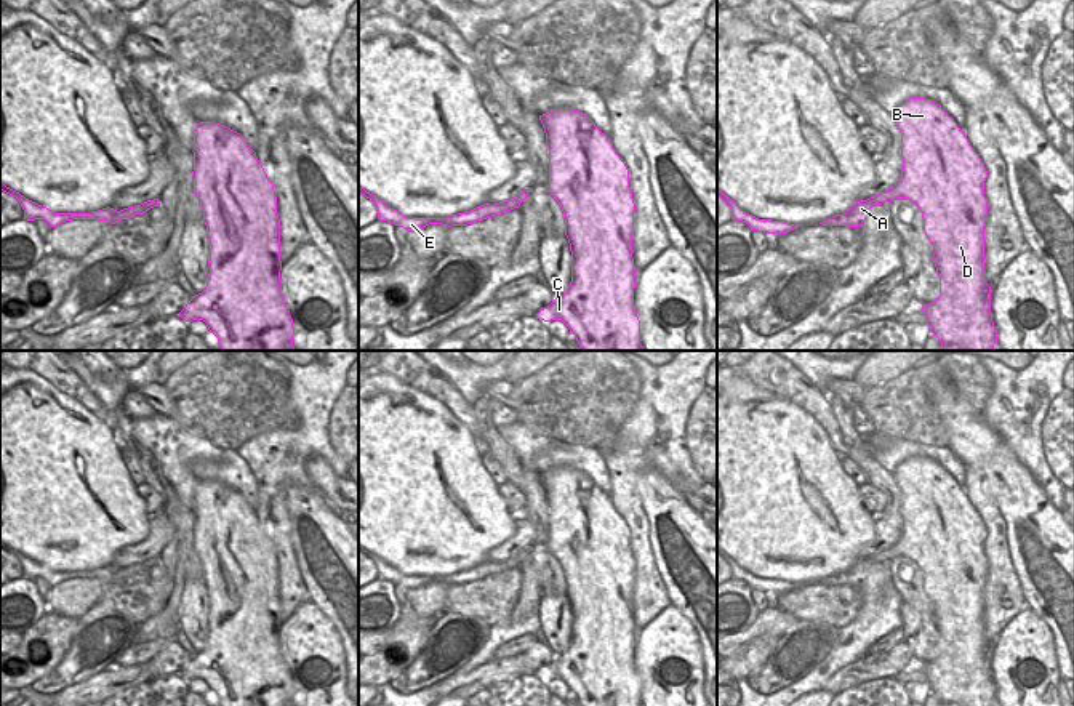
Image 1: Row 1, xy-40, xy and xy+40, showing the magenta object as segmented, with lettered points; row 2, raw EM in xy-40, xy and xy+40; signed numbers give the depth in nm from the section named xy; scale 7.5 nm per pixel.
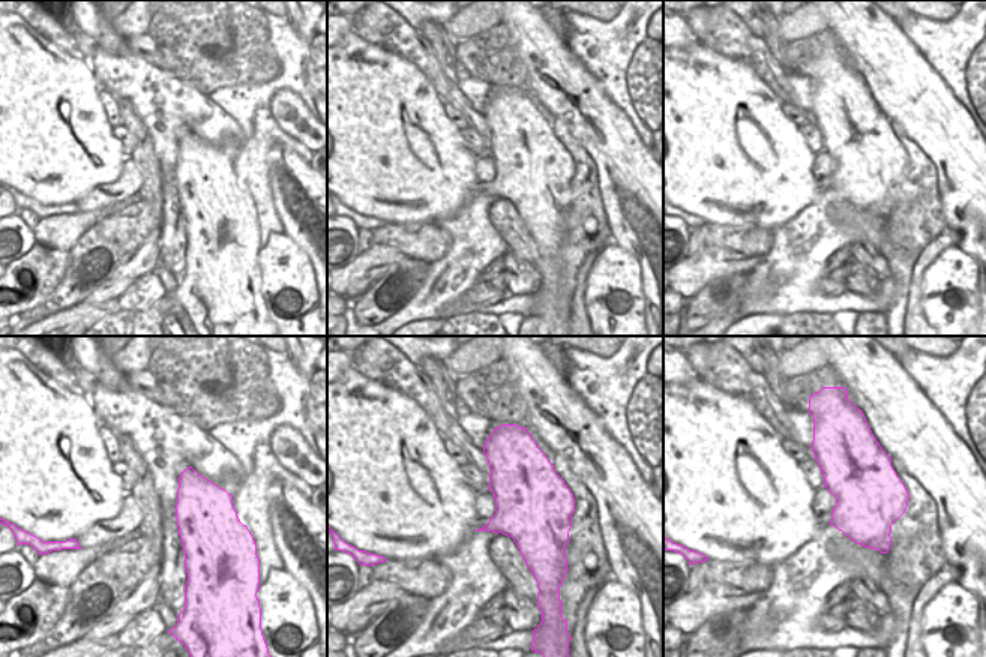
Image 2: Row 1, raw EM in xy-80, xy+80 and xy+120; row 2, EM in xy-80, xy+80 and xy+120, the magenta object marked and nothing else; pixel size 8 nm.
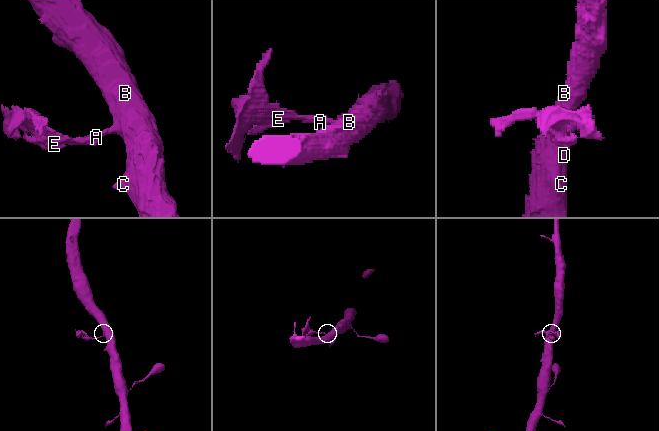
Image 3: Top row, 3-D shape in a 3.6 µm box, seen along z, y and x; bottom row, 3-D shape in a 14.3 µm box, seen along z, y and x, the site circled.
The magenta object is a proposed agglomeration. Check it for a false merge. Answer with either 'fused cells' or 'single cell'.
fused cells

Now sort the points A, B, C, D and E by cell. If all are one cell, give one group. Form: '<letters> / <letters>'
A E / B C D

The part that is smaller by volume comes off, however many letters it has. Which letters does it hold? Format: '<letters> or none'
A, E

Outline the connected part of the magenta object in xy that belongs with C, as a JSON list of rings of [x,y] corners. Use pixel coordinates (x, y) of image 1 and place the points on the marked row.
[[[554,109],[539,115],[549,149],[549,192],[559,202],[571,251],[568,290],[536,317],[562,320],[583,351],[643,351],[634,309],[635,266],[632,234],[635,203],[629,170],[610,138],[583,112]]]

